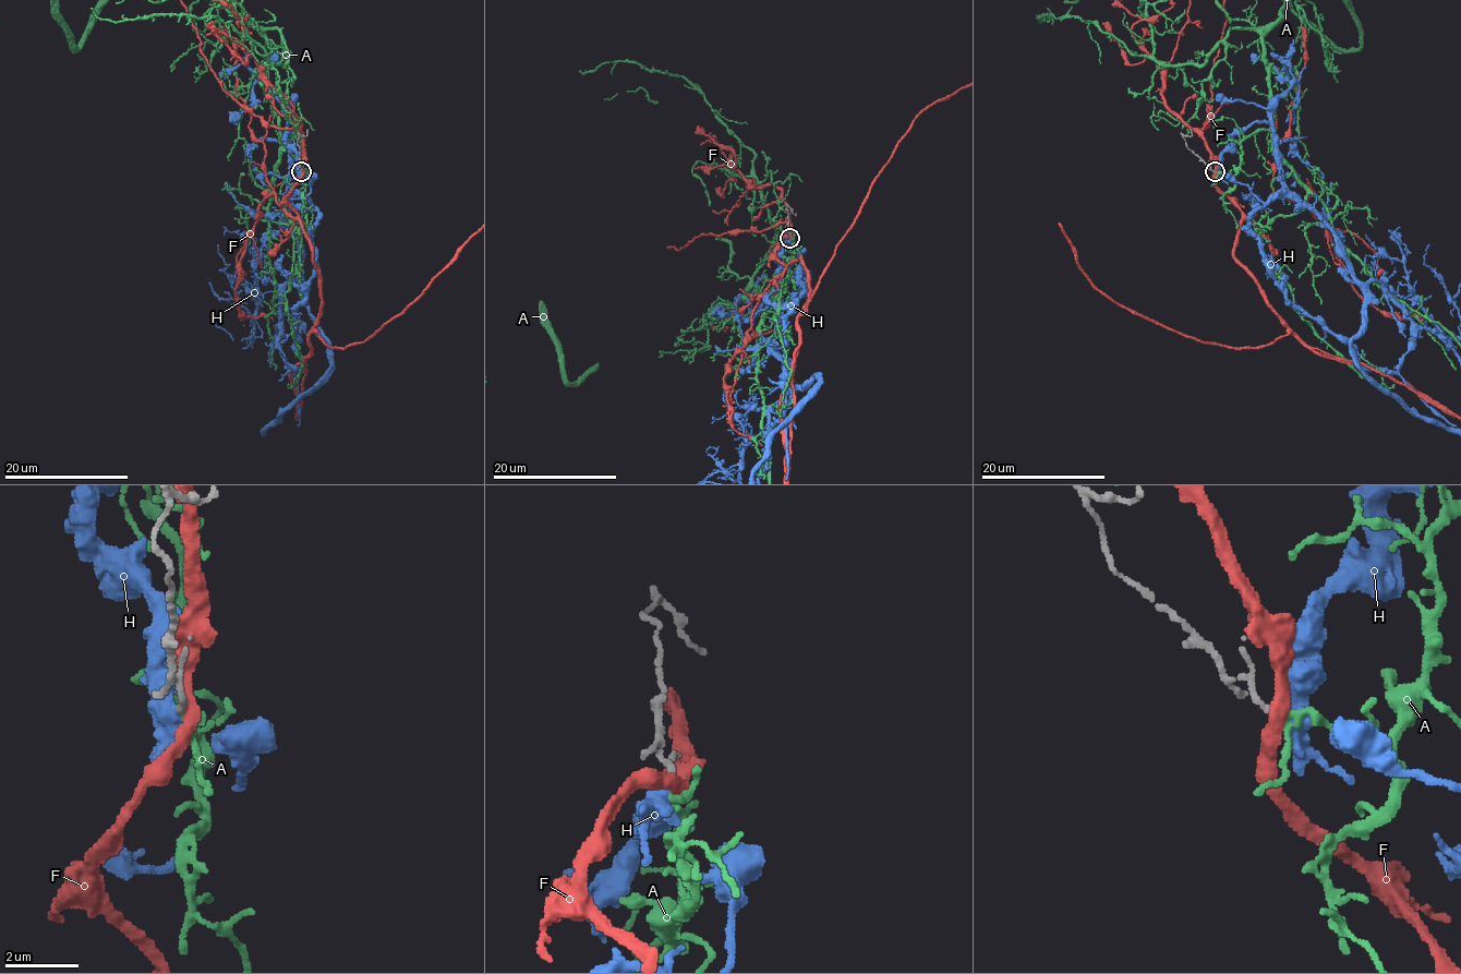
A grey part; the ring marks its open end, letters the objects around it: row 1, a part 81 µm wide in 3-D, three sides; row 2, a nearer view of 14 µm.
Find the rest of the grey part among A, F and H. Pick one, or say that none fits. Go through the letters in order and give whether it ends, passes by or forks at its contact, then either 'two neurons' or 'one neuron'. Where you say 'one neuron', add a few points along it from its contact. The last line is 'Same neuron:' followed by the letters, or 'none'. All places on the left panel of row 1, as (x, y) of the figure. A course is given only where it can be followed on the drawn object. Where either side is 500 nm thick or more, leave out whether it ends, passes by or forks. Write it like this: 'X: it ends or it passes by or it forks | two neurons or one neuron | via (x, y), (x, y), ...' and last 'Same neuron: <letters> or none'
A: it passes by | one neuron
F: it passes by | two neurons
H: two neurons
Same neuron: A

